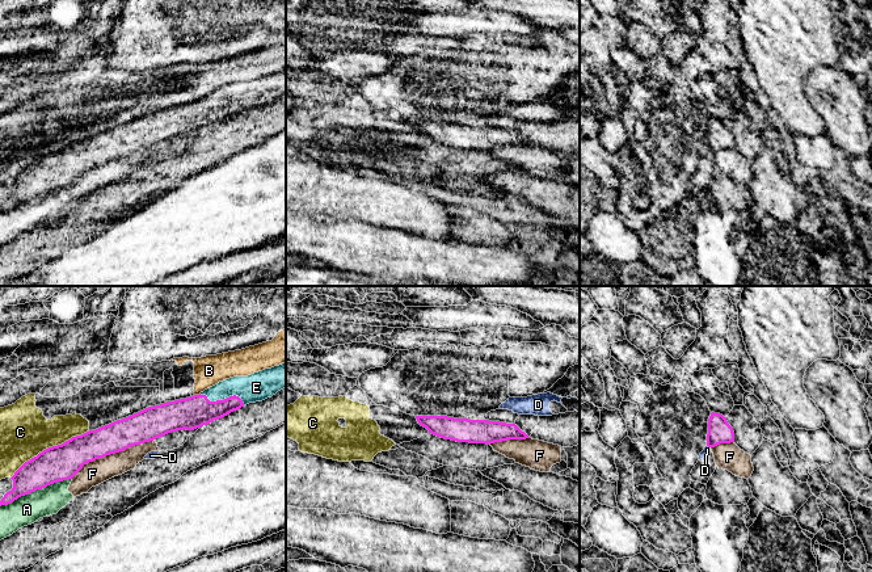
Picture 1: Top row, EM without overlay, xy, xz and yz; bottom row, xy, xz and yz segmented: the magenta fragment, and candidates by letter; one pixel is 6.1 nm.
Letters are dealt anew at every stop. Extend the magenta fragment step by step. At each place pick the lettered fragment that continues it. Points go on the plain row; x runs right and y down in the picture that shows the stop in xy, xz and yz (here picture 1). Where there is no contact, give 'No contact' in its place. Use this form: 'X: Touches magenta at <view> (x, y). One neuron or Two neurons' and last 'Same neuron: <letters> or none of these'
A: Touches magenta at xy (36, 196). Two neurons
B: Touches magenta at xy (196, 101). Two neurons
C: Touches magenta at xy (49, 154). Two neurons
D: Touches magenta at yz (708, 152). Two neurons
E: Touches magenta at xy (223, 106). One neuron
F: Touches magenta at xy (112, 159). Two neurons
Same neuron: E

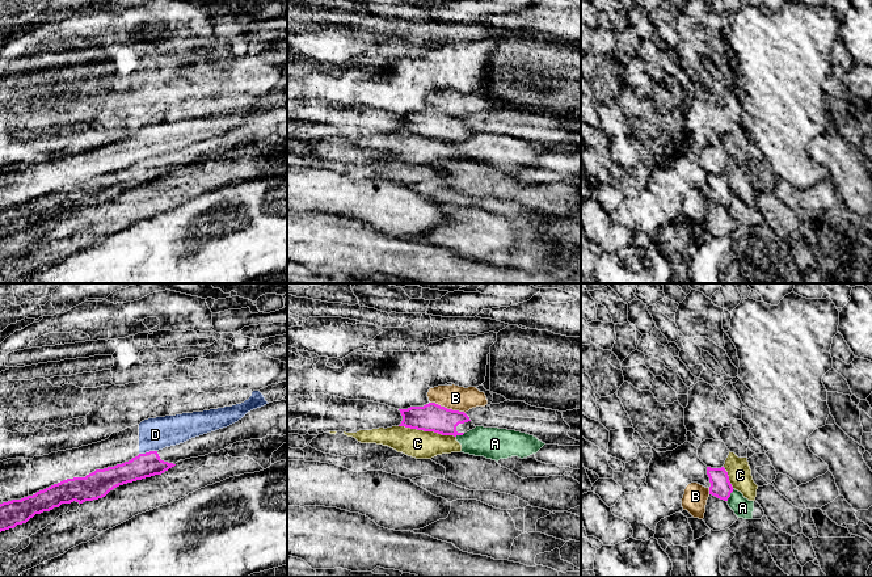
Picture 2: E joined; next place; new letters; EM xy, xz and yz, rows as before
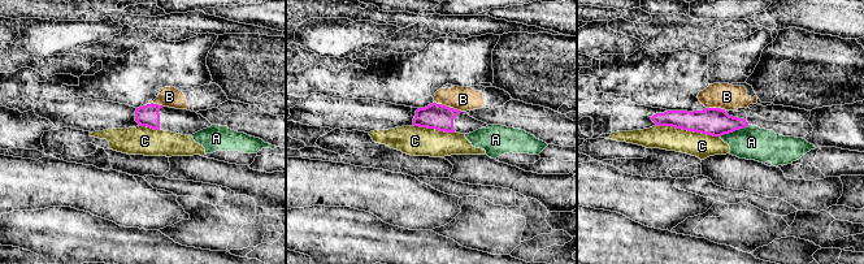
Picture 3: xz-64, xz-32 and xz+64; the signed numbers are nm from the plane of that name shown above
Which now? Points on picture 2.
A: Touches magenta at yz (729, 202). Two neurons
B: Touches magenta at xz (446, 114). Two neurons
C: Touches magenta at xz (428, 137). Two neurons
D: Touches magenta at xy (147, 159). Two neurons
Same neuron: none of these

